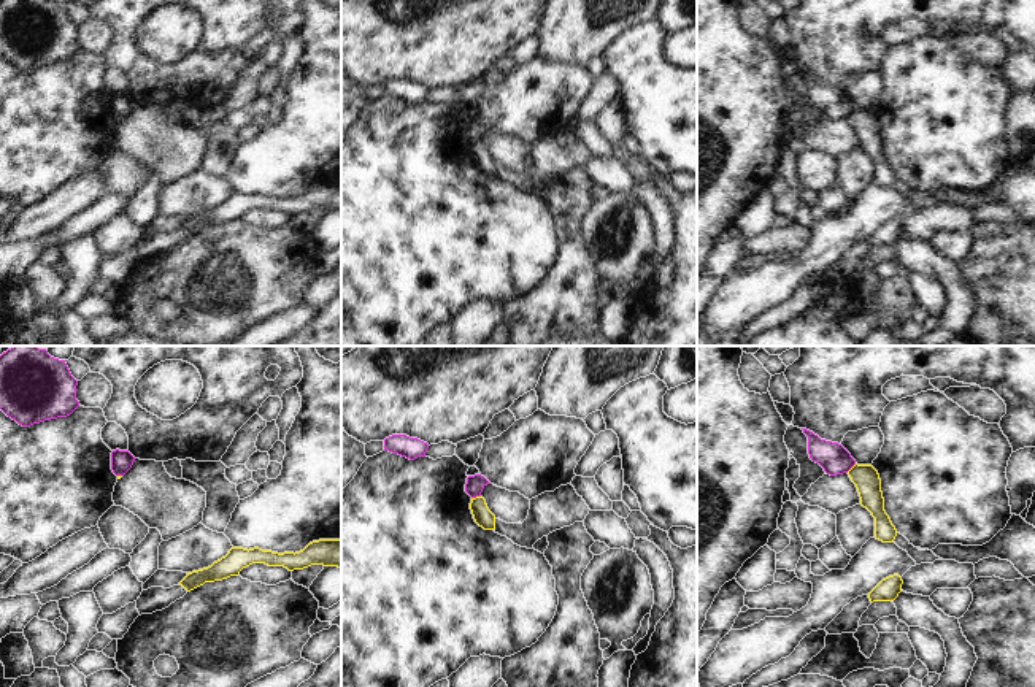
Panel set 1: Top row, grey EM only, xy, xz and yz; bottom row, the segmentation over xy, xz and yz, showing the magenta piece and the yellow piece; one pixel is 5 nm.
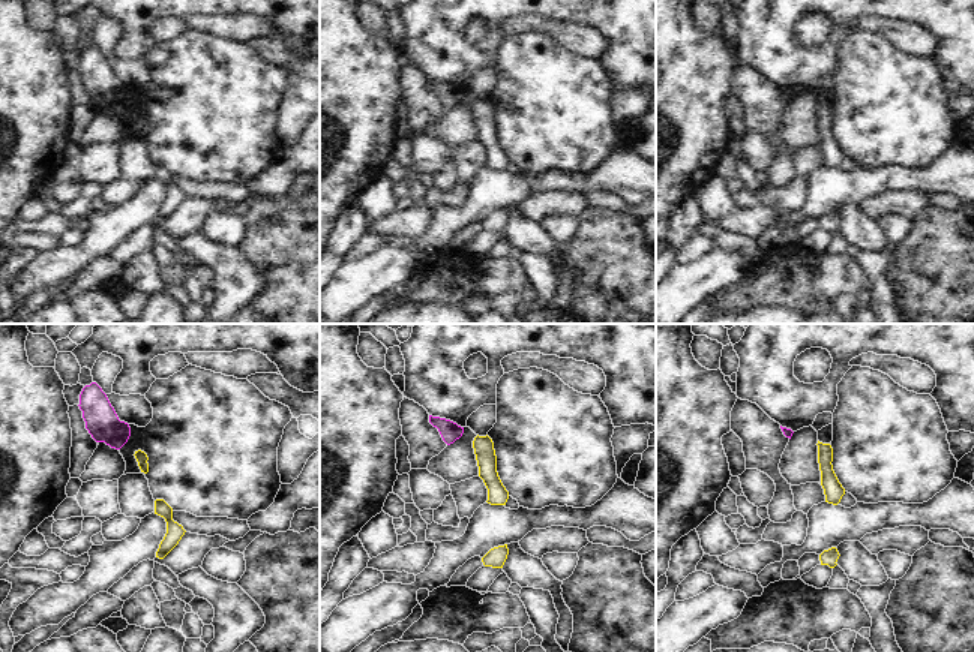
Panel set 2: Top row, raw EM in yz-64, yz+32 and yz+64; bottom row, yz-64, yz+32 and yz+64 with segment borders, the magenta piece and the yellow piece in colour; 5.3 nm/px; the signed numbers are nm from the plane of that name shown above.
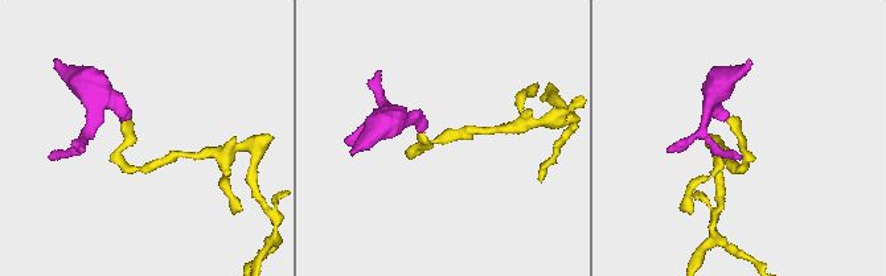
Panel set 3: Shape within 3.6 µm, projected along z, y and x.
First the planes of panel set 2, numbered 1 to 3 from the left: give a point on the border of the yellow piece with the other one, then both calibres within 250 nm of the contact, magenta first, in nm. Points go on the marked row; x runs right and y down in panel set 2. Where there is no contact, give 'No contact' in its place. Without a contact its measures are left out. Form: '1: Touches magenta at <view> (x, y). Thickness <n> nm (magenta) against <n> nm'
1: No contact
2: No contact
3: No contact

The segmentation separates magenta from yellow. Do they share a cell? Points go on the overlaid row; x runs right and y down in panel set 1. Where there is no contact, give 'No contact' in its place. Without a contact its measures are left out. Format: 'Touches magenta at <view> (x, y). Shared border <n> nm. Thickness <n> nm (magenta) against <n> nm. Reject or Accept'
Touches magenta at xz (475, 497). Shared border 50 nm. Thickness 90 nm (magenta) against 90 nm. Reject

